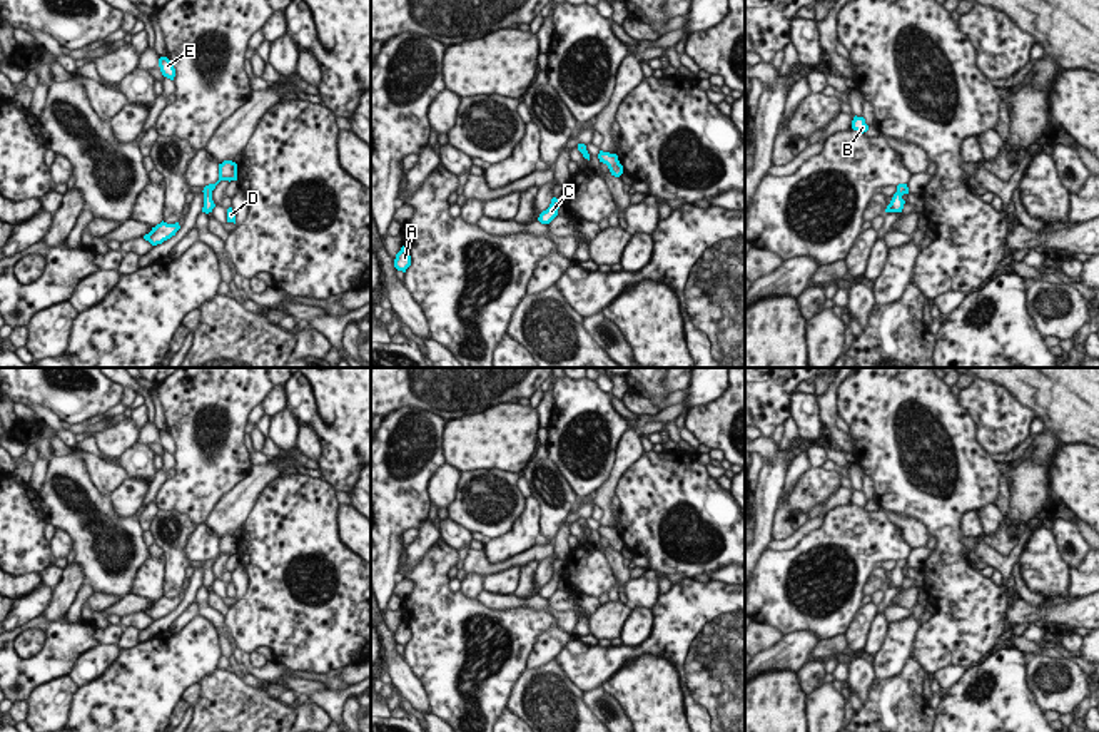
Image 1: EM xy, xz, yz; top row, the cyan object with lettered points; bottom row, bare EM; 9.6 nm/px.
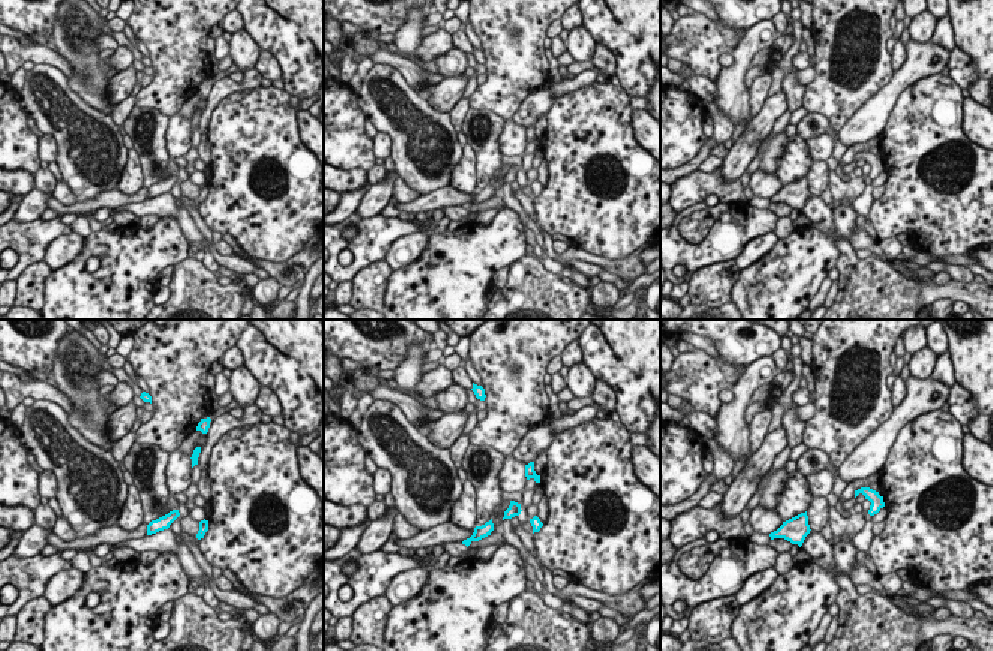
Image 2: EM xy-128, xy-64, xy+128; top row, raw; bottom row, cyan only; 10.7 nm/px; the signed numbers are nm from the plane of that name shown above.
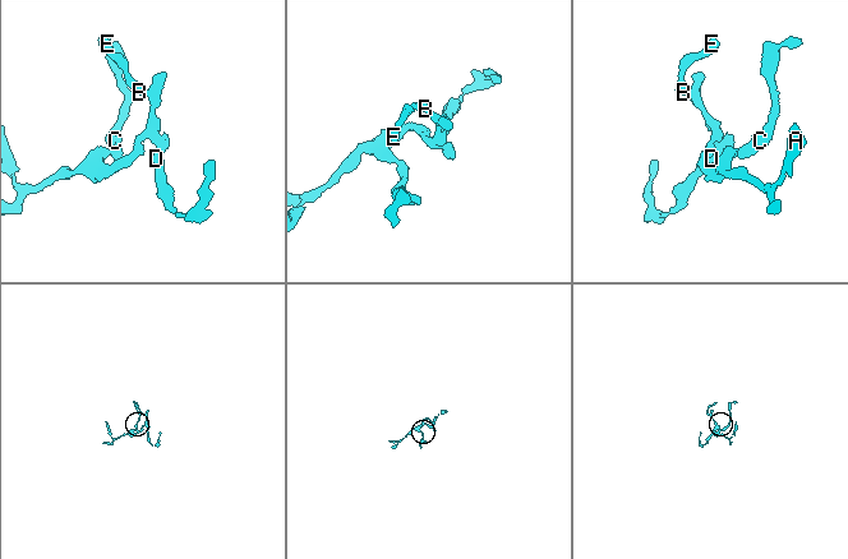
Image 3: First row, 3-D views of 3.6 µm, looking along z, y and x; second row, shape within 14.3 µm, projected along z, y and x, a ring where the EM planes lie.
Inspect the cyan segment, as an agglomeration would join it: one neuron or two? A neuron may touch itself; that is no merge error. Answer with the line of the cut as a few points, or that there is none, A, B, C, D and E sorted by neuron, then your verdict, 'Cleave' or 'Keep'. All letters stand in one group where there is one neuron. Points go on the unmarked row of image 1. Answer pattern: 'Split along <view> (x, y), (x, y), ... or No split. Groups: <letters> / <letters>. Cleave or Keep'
No split. Groups: A B C D E. Keep

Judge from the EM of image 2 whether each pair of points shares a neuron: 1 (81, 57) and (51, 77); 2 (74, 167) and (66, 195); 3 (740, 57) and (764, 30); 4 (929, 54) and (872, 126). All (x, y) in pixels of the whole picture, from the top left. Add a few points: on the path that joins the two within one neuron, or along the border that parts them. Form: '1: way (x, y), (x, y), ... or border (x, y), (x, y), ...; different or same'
1: border (66, 78), (68, 84), (89, 105); different
2: border (62, 180), (77, 201); different
3: way (744, 51), (758, 36); same
4: way (911, 72), (878, 108); same

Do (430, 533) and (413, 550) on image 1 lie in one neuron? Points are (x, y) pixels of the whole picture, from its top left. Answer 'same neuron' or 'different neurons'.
same neuron

